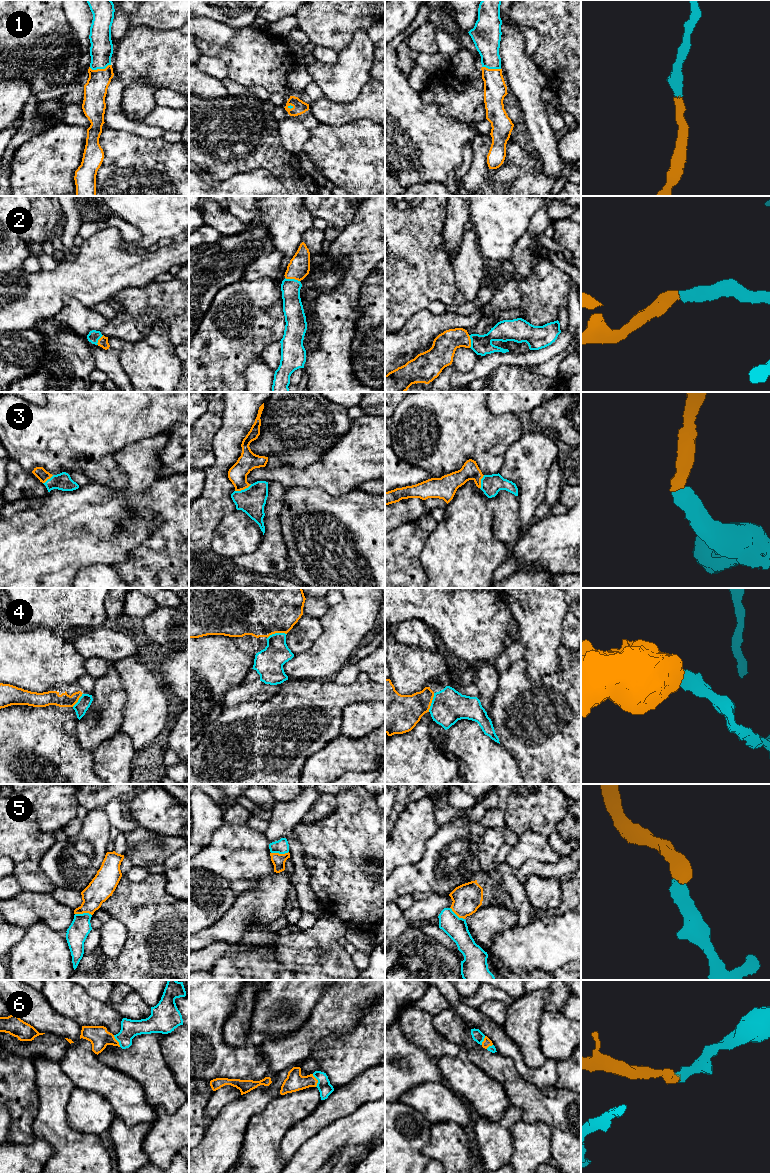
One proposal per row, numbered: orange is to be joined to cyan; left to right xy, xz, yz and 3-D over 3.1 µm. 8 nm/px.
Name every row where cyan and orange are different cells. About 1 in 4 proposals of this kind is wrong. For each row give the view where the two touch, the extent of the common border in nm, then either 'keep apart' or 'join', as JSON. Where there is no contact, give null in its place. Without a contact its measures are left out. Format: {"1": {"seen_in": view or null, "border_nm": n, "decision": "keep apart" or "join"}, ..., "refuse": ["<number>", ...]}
{"1": {"seen_in": "xy", "border_nm": 180, "decision": "join"}, "2": {"seen_in": "xz", "border_nm": 120, "decision": "join"}, "3": {"seen_in": "xz", "border_nm": 150, "decision": "join"}, "4": {"seen_in": "xz", "border_nm": 170, "decision": "join"}, "5": {"seen_in": "xz", "border_nm": 140, "decision": "join"}, "6": {"seen_in": "xz", "border_nm": 110, "decision": "join"}, "refuse": []}

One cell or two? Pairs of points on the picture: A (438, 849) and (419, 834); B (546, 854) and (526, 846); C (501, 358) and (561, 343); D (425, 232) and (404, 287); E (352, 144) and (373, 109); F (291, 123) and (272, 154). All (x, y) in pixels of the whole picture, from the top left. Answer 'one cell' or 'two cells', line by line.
A: two cells
B: one cell
C: one cell
D: one cell
E: two cells
F: two cells

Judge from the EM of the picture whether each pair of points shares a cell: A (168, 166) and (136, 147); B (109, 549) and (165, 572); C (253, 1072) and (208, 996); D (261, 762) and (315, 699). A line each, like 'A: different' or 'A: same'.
A: same
B: different
C: same
D: same

